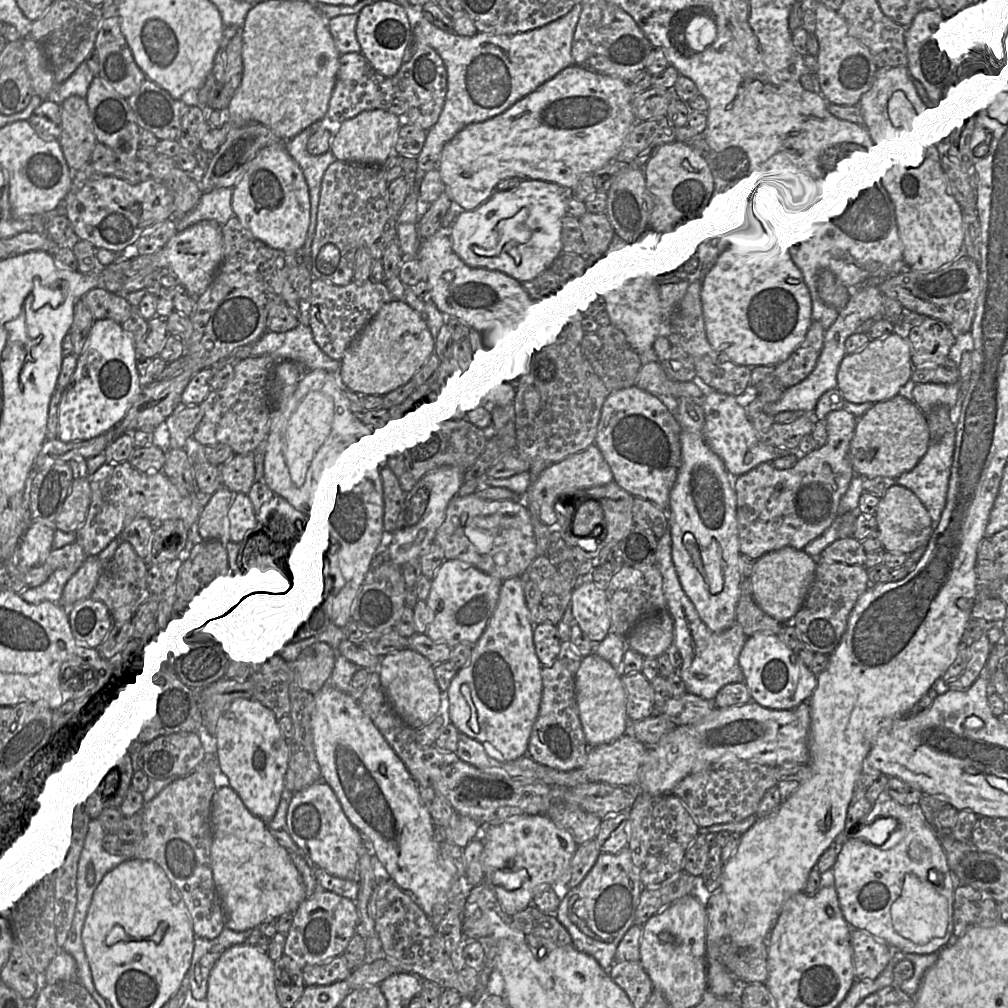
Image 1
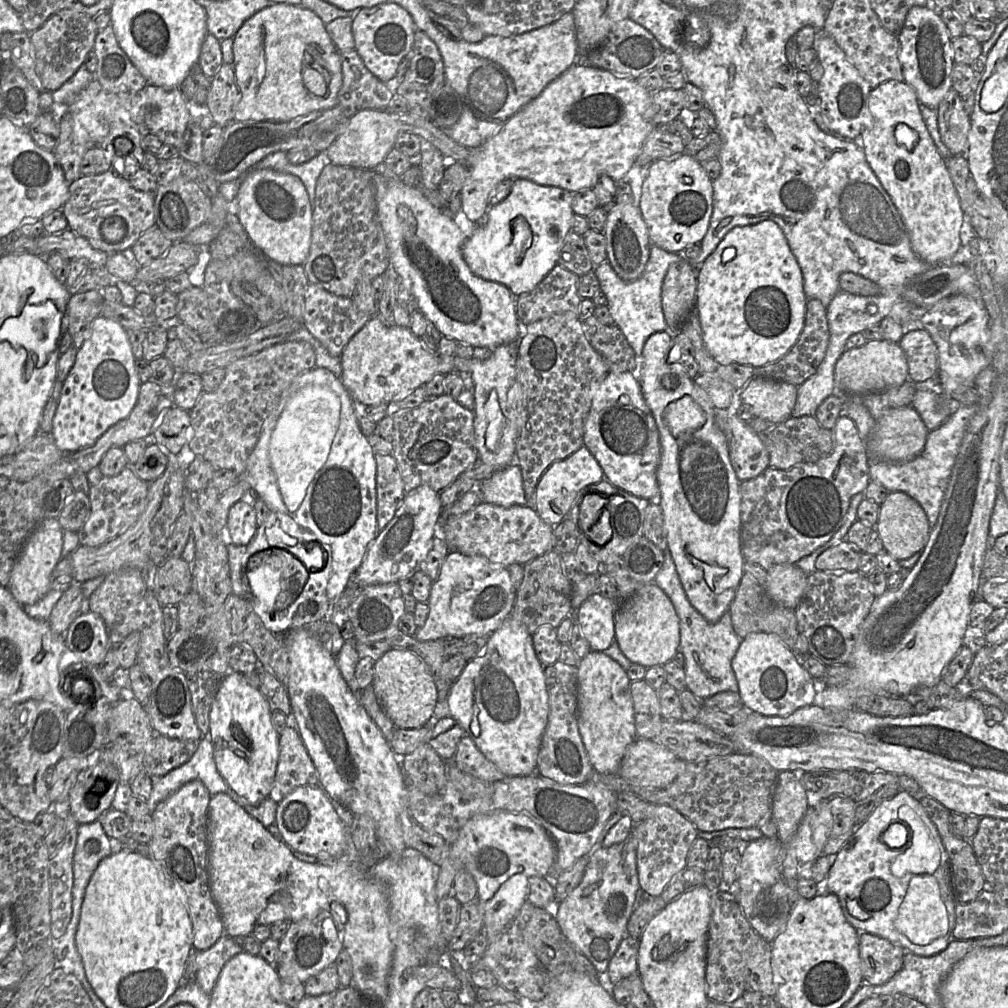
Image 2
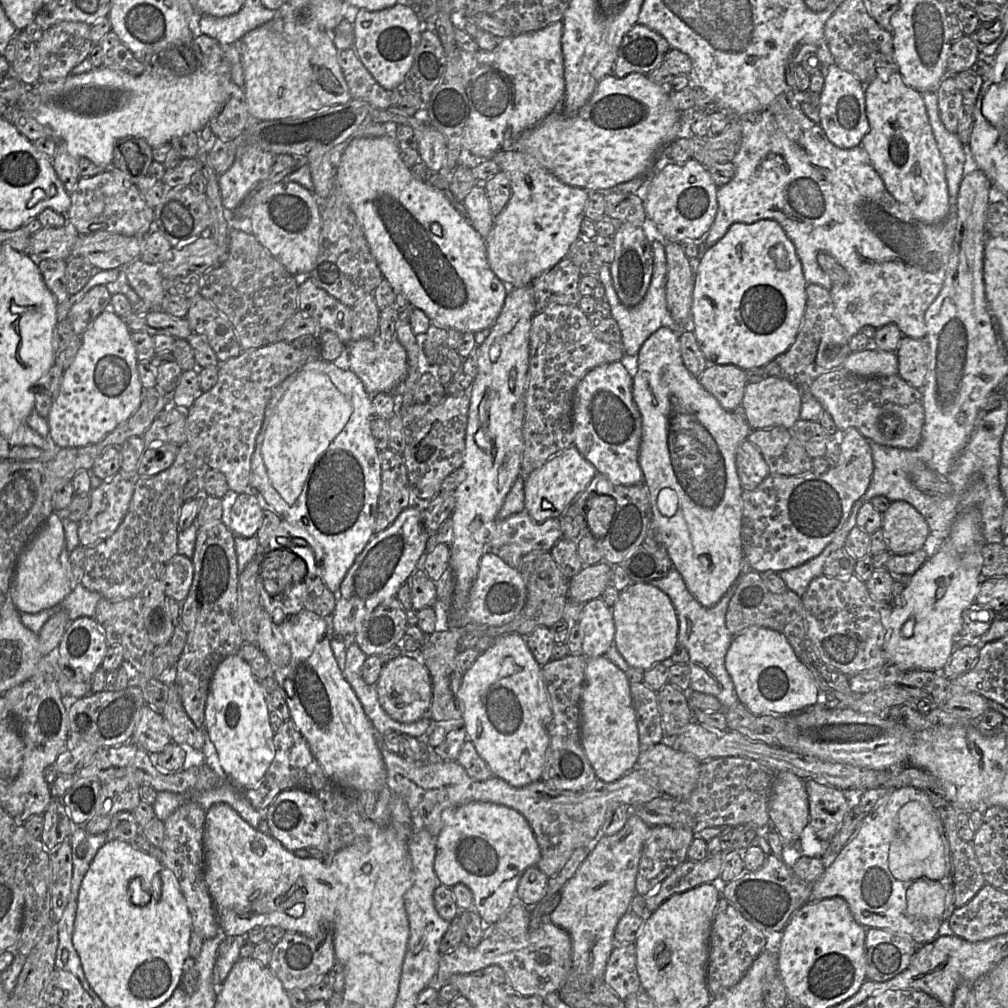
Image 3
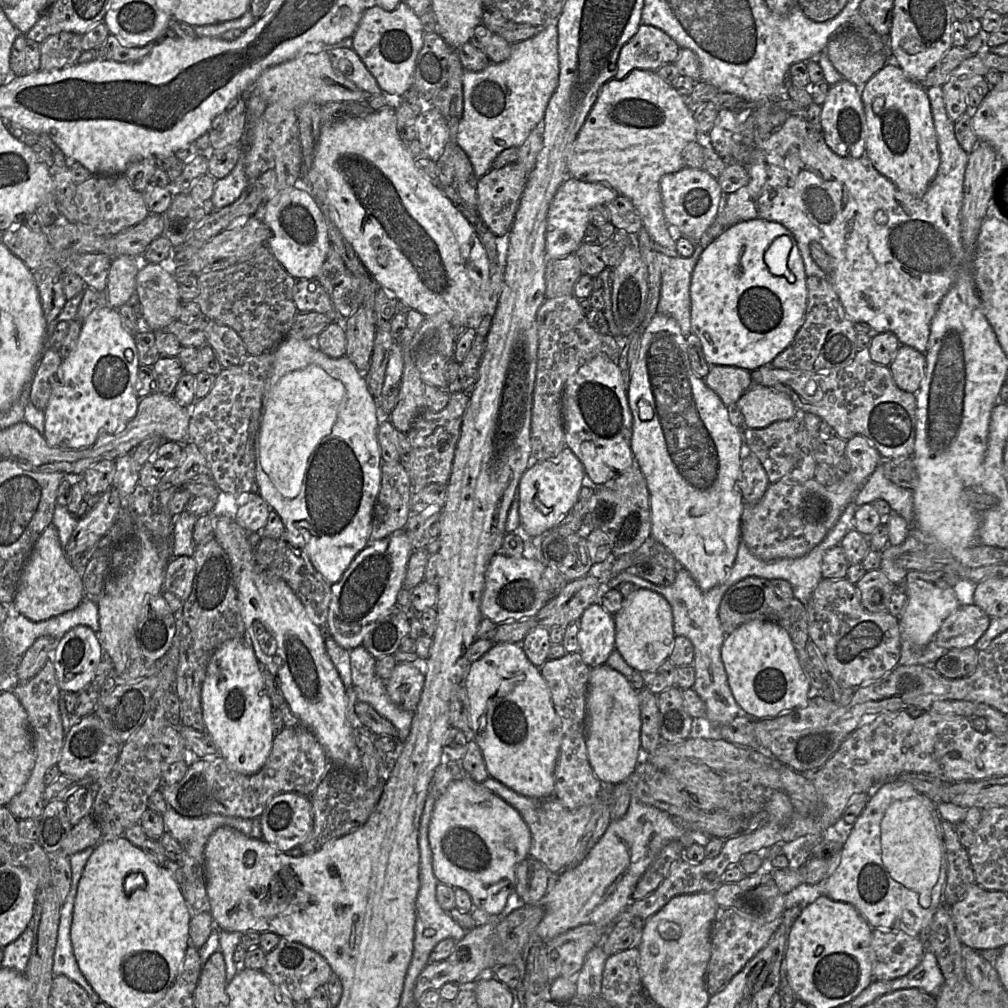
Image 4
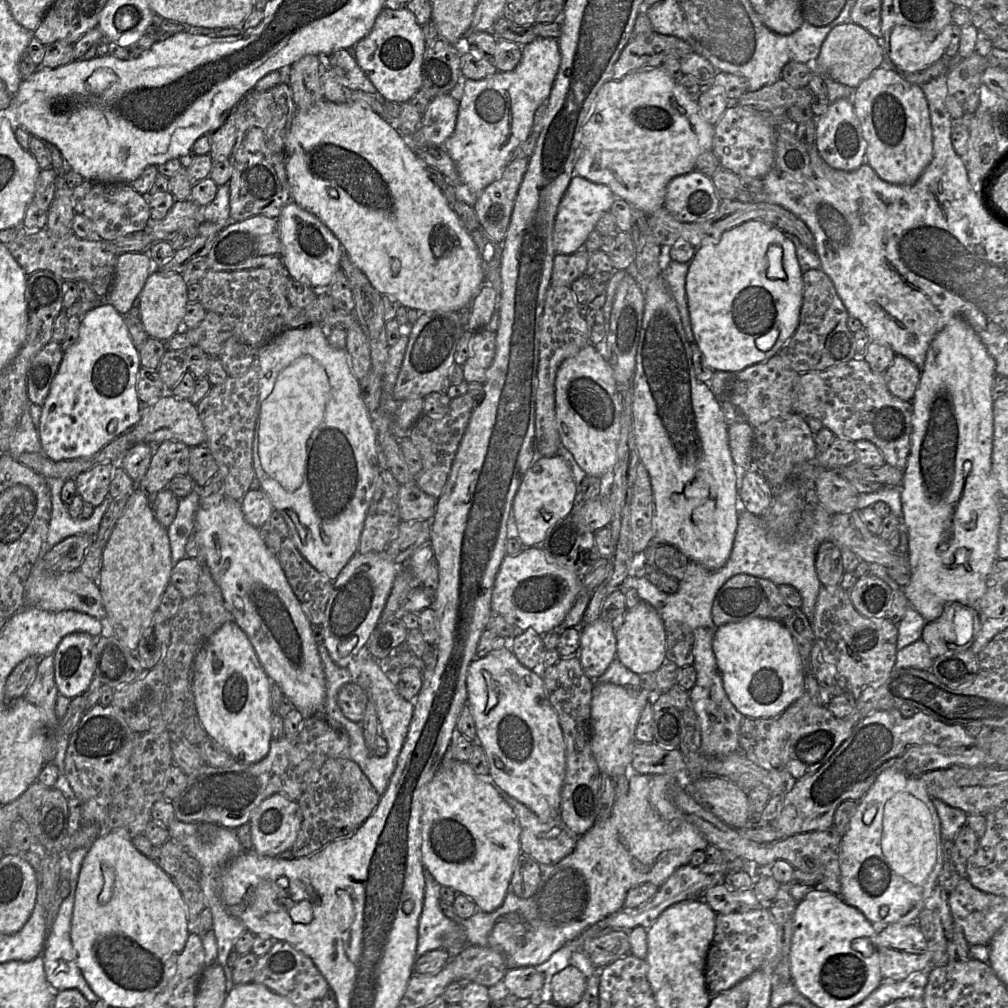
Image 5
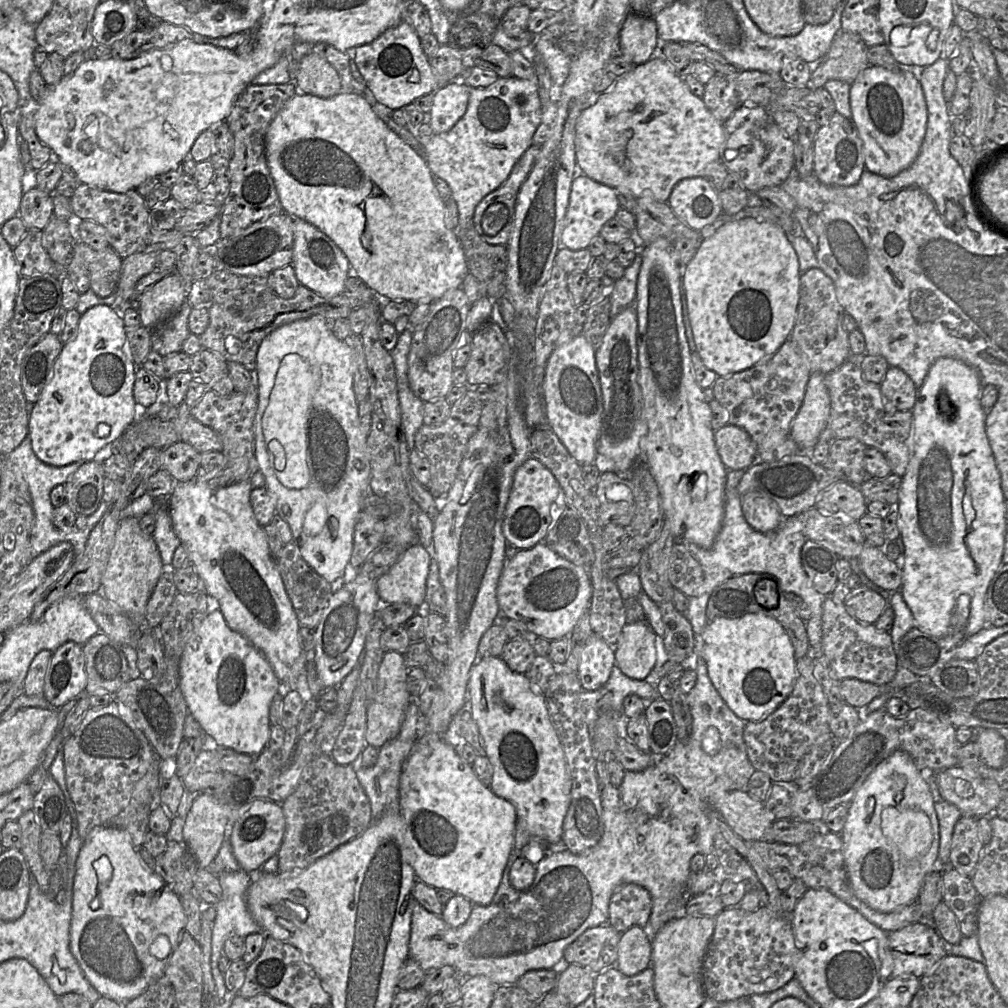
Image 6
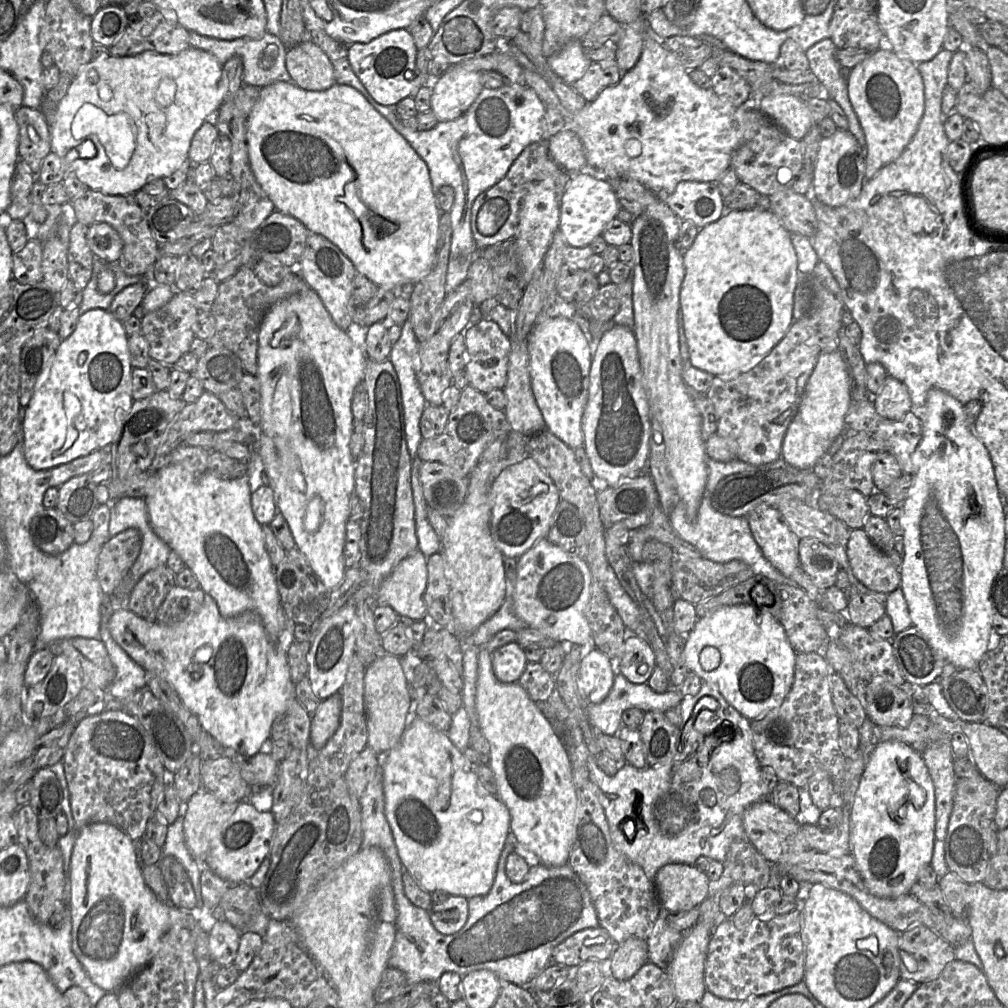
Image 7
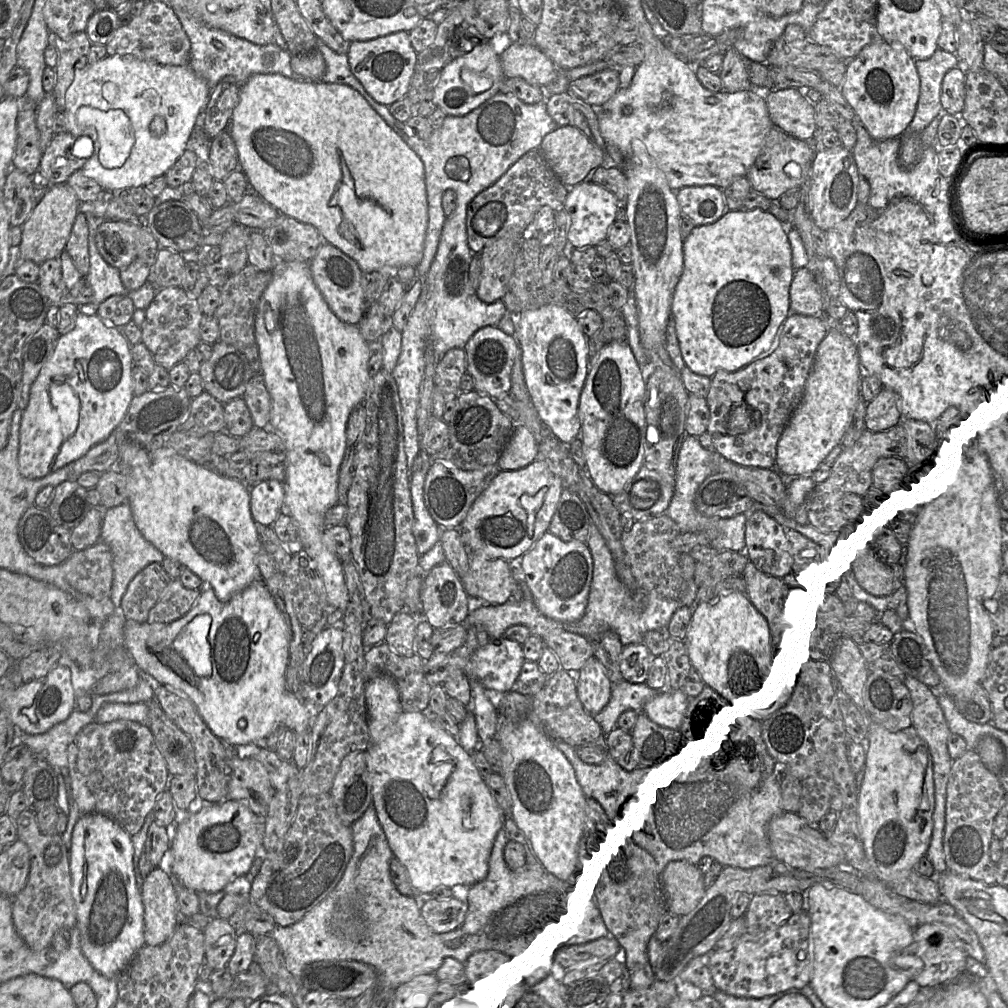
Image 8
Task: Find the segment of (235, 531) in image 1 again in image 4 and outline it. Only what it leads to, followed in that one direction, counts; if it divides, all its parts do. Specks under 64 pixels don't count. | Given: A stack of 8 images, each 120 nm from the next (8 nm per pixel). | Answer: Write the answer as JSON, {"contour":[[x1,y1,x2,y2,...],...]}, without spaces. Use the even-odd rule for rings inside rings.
{"contour":[[250,491,238,498,235,521,247,532,261,532,270,512,270,506,261,495]]}

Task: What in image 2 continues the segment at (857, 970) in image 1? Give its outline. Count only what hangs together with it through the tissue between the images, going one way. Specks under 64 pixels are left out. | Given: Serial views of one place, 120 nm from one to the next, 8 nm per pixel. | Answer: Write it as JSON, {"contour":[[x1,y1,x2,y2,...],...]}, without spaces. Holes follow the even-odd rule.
{"contour":[[859,932,863,981,878,986,886,983,903,967,905,950,880,936]]}

